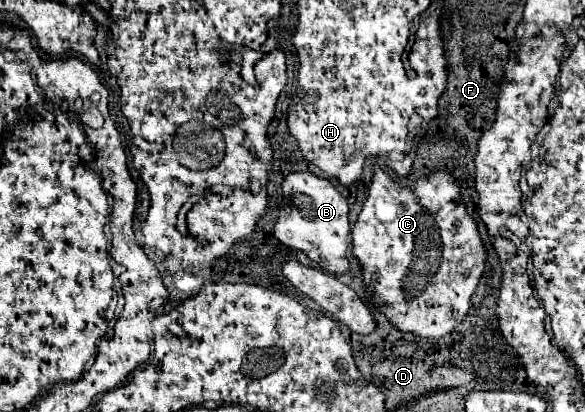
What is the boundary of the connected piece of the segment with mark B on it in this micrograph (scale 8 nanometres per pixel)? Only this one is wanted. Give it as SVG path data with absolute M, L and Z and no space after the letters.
M293 172L281 184L281 208L273 226L275 238L293 250L301 250L311 262L331 274L345 274L349 270L351 228L347 220L347 200L337 188L311 172Z

